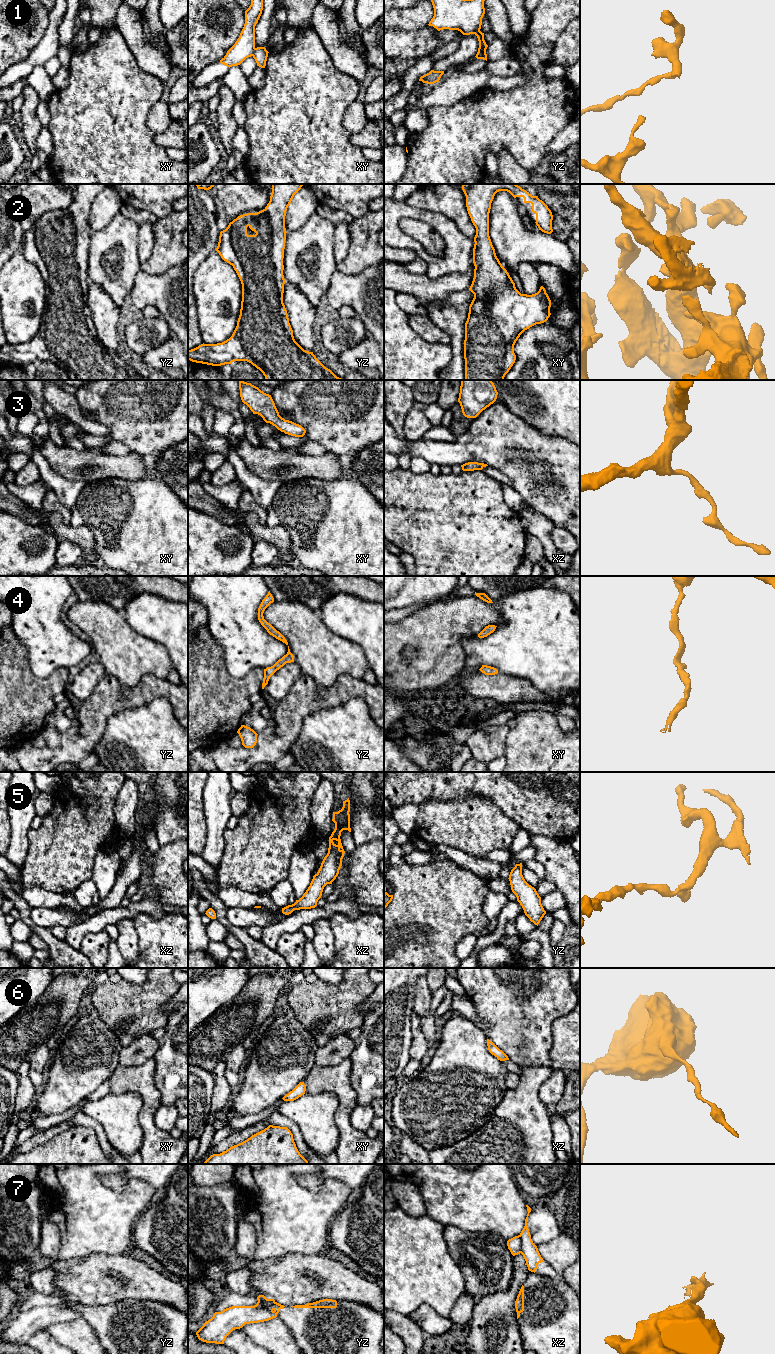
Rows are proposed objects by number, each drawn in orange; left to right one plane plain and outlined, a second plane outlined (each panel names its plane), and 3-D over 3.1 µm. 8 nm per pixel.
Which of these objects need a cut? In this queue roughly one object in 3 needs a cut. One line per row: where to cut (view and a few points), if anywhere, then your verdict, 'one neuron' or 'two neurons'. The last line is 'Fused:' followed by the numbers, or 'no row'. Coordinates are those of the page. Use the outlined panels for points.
1: cut in xy along (255, 48), (252, 55); two neurons
2: no cut; one neuron
3: no cut; one neuron
4: no cut; one neuron
5: cut in xz along (291, 905), (294, 909); two neurons
6: no cut; one neuron
7: cut in xz along (518, 1235), (521, 1252); two neurons
Fused: 1, 5, 7

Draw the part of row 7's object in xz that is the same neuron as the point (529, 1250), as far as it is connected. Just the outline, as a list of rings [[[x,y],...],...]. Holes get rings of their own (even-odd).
[[[526,1205],[526,1207],[527,1207],[528,1214],[527,1214],[527,1217],[525,1219],[525,1226],[524,1226],[523,1230],[521,1231],[521,1233],[519,1235],[520,1239],[521,1239],[520,1250],[521,1250],[521,1254],[523,1255],[523,1257],[526,1261],[526,1265],[528,1267],[528,1270],[535,1273],[536,1269],[537,1269],[537,1265],[539,1263],[543,1262],[544,1260],[541,1257],[537,1246],[533,1243],[533,1241],[531,1239],[531,1235],[530,1235],[530,1232],[529,1232],[529,1229],[528,1229],[528,1226],[527,1226],[528,1216],[529,1216],[529,1213],[531,1212],[531,1208],[528,1205]]]

